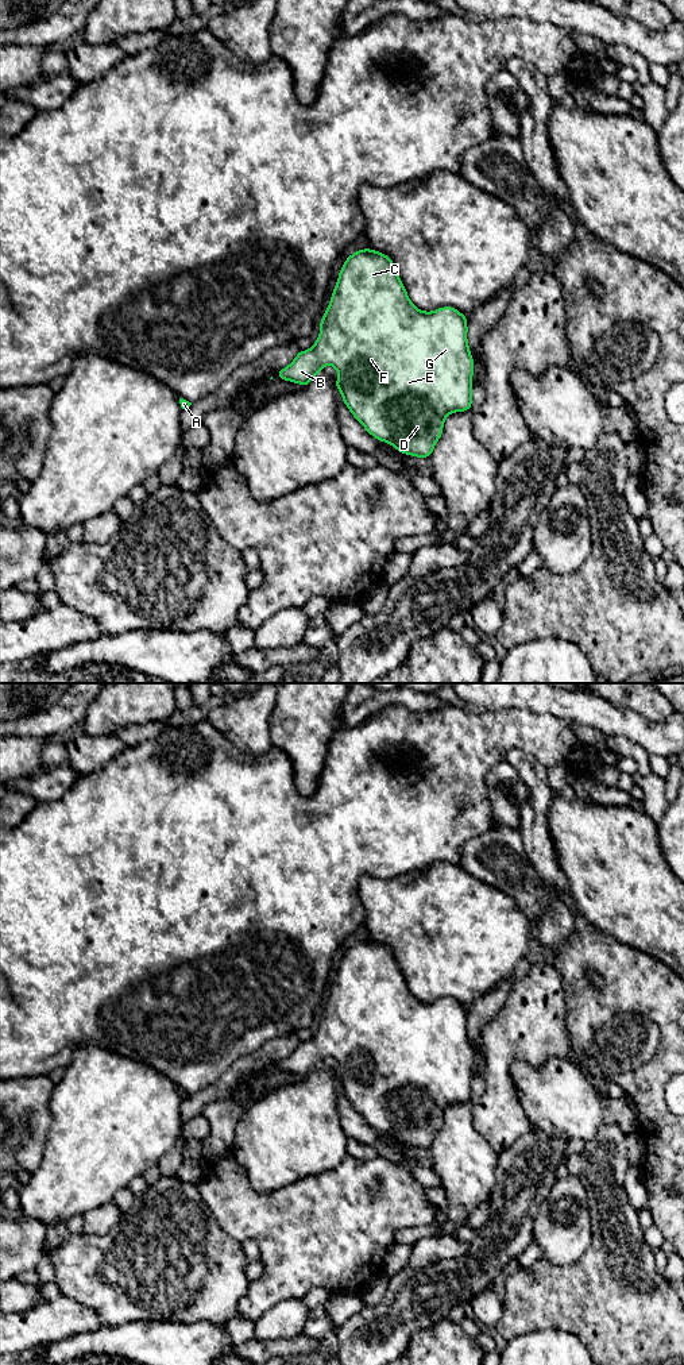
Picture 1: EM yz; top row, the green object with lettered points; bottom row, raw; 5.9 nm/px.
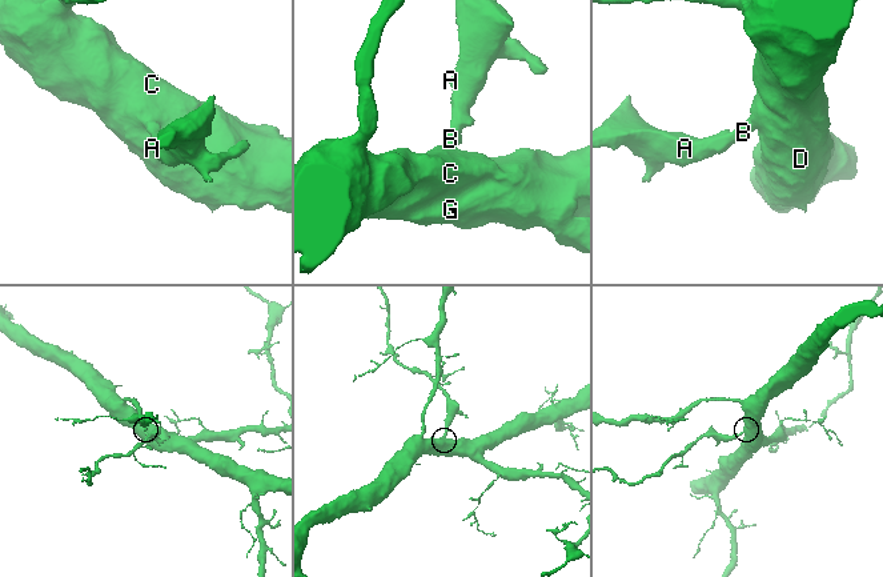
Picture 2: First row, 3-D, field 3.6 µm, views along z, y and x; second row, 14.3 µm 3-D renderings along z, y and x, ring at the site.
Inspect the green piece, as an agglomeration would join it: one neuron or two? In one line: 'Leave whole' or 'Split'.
Leave whole

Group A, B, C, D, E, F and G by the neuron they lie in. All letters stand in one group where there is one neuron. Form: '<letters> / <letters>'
A B C D E F G

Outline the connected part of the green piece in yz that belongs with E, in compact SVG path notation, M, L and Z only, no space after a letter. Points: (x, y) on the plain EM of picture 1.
M370 938L366 941L359 941L351 945L344 953L339 969L332 983L331 994L324 1007L320 1011L320 1026L318 1030L313 1034L310 1041L298 1042L294 1052L285 1060L277 1064L277 1068L283 1072L291 1072L298 1076L308 1077L316 1065L322 1063L325 1056L332 1056L337 1064L339 1069L335 1073L335 1077L340 1081L345 1098L351 1102L353 1108L366 1119L366 1122L372 1126L375 1130L391 1135L395 1141L405 1146L411 1146L417 1149L430 1149L436 1133L443 1127L443 1117L445 1108L453 1103L465 1103L472 1100L472 1065L474 1065L474 1049L469 1044L468 1032L467 1032L467 1011L463 1005L452 998L441 998L433 1003L424 1003L414 998L410 992L403 973L401 972L394 953L383 944L374 942Z

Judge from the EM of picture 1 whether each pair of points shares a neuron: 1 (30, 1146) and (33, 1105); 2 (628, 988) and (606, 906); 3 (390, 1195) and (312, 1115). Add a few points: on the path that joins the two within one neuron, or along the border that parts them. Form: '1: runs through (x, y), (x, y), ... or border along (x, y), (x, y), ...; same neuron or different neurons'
1: runs through (33, 1136), (33, 1115); same neuron
2: border along (588, 922), (642, 952); different neurons
3: border along (347, 1155), (335, 1168), (320, 1173); different neurons

